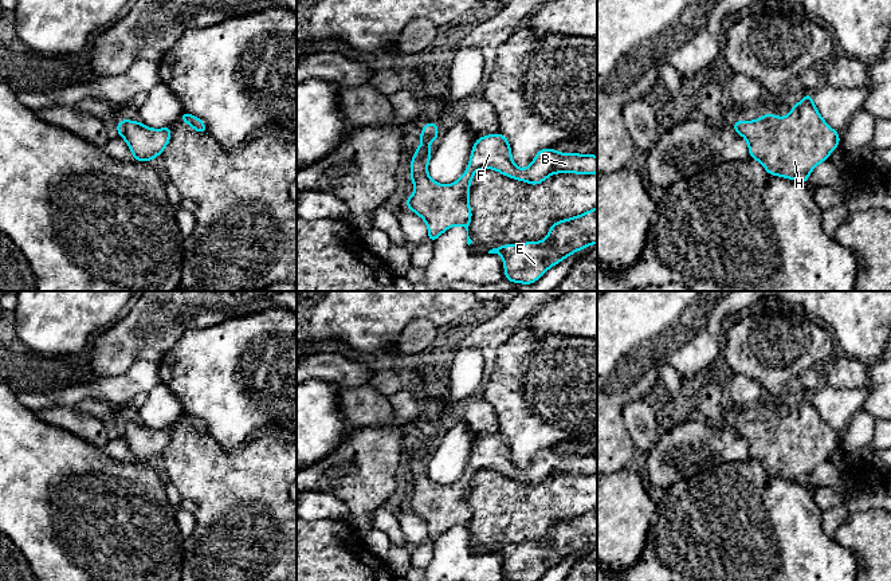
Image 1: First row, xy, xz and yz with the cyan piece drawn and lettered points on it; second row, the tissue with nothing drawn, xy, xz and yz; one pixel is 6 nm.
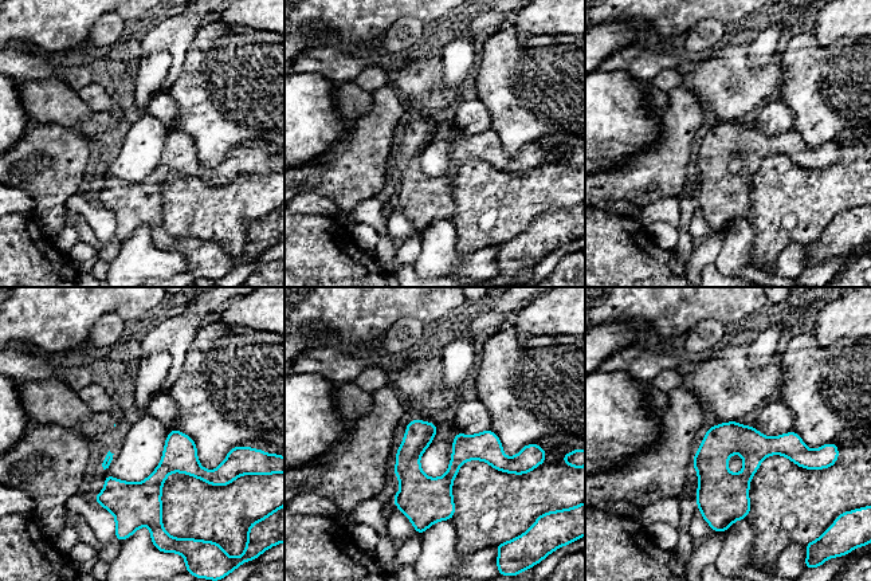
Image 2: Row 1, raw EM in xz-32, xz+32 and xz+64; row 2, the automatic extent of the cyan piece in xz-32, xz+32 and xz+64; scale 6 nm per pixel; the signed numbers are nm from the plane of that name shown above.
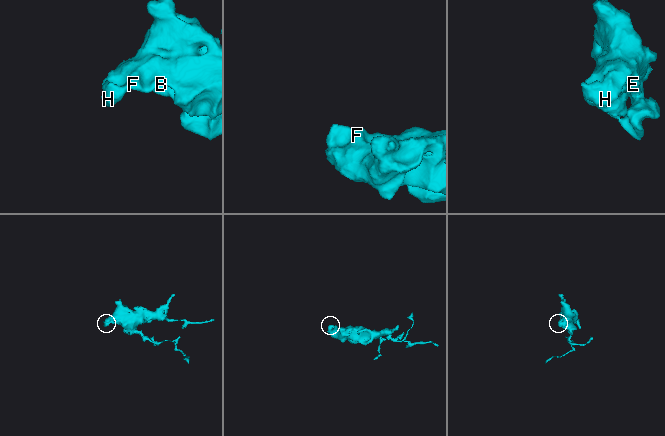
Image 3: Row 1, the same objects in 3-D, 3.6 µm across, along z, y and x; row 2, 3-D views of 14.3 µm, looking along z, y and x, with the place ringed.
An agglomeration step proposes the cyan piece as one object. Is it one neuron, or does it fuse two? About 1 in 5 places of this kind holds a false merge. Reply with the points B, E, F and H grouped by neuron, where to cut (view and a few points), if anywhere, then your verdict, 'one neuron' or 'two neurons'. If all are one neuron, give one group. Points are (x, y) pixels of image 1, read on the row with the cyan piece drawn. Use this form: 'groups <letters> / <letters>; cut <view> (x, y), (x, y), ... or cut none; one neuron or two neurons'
groups B E F H; cut none; one neuron

